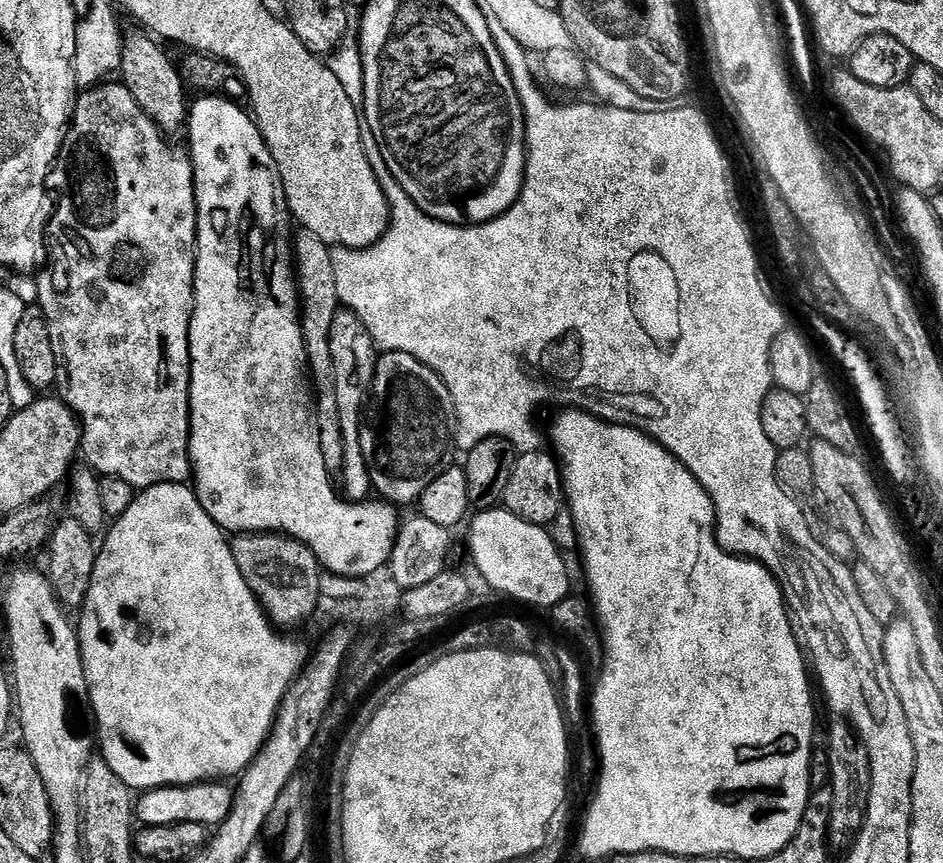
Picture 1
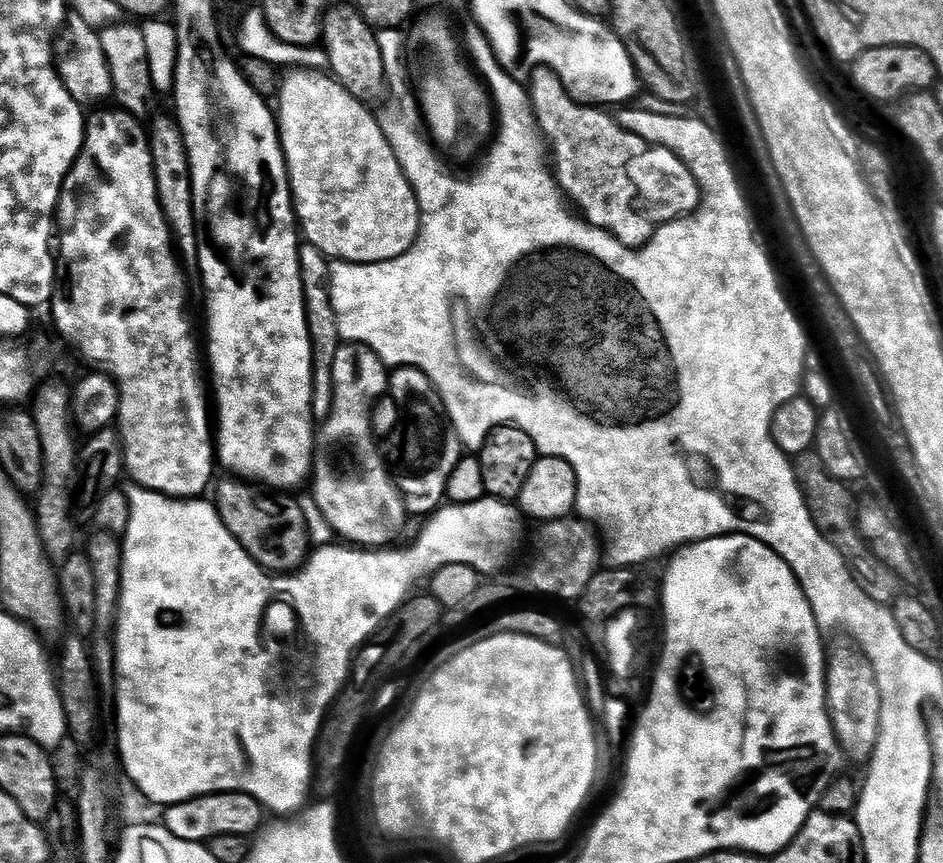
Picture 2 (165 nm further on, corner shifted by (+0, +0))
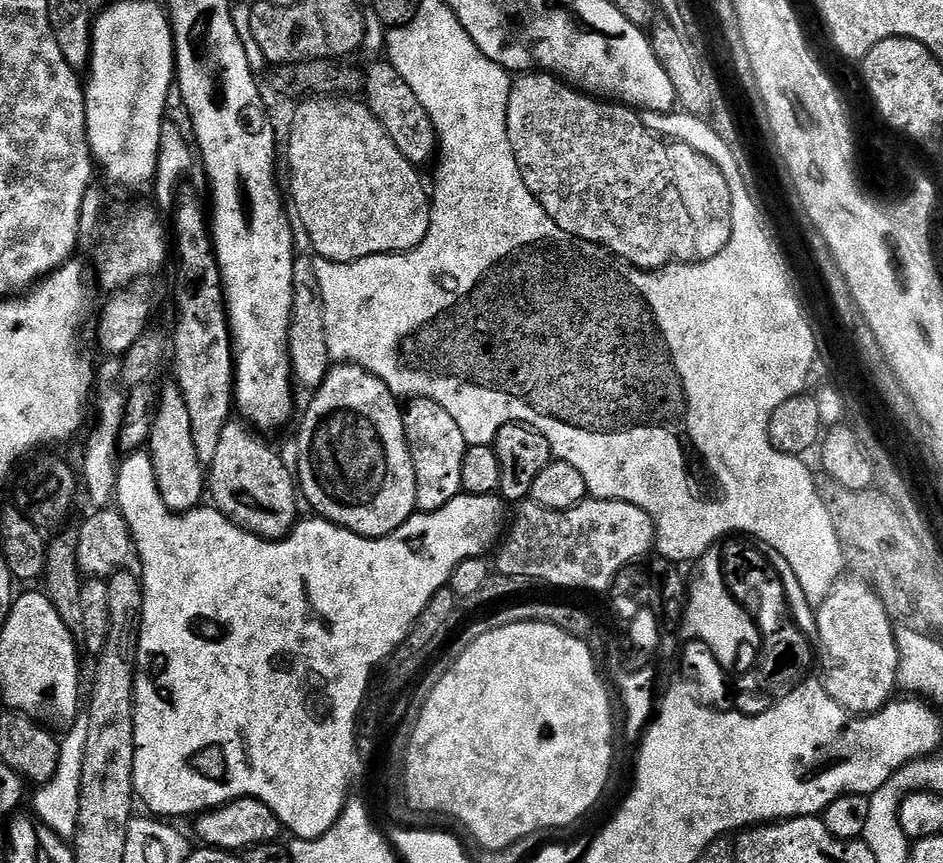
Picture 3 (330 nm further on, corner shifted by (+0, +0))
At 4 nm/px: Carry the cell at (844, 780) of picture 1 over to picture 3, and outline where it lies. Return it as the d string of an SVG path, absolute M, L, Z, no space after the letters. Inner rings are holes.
M841 578L815 609L818 660L824 663L824 689L847 712L875 714L893 699L898 688L900 655L896 628L882 598L863 578Z

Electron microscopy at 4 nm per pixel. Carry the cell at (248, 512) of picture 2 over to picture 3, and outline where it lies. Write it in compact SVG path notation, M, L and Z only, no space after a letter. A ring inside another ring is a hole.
M232 418L224 425L222 430L222 438L218 441L218 450L214 453L214 462L207 465L206 468L206 492L210 497L211 503L220 511L223 516L230 522L234 522L238 527L245 528L247 532L253 532L255 536L261 536L264 540L283 540L285 536L291 533L292 529L298 523L298 515L296 516L296 496L298 500L298 484L294 479L294 472L291 467L284 465L284 460L267 444L265 437L261 433L253 430L243 419Z

